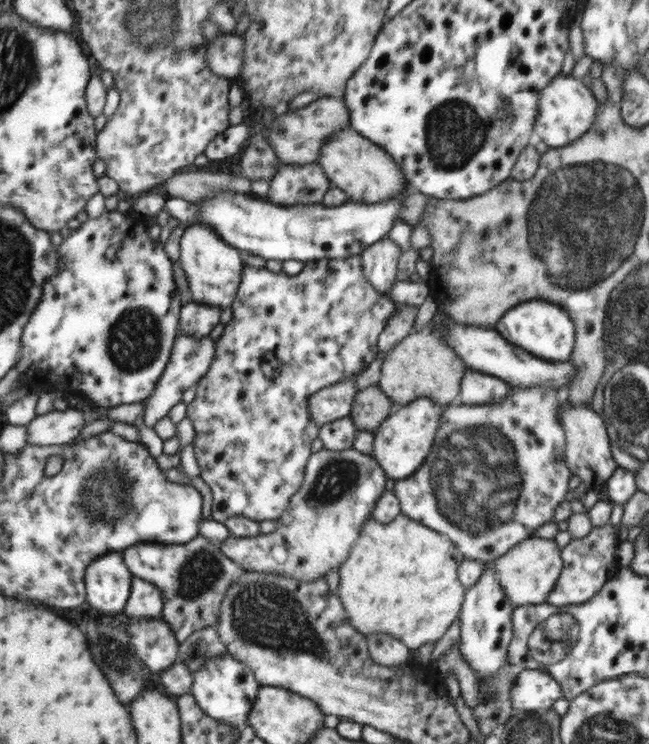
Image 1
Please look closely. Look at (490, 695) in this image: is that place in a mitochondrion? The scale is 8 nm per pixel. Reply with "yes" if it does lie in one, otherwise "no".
yes

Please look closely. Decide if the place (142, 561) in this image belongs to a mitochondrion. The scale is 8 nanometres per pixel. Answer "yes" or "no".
no

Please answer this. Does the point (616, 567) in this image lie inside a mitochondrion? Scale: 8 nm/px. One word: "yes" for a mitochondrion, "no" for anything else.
no

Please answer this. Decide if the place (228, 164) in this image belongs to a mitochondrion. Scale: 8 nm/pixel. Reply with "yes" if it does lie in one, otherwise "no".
no

